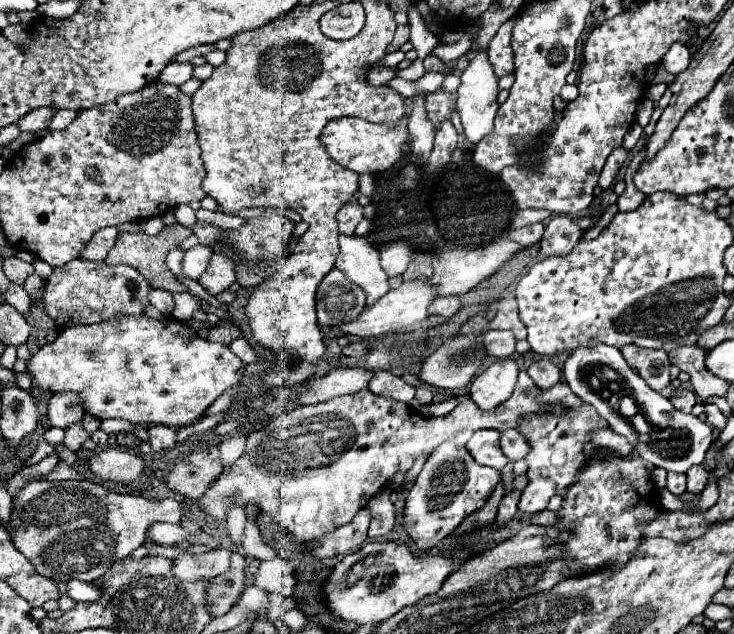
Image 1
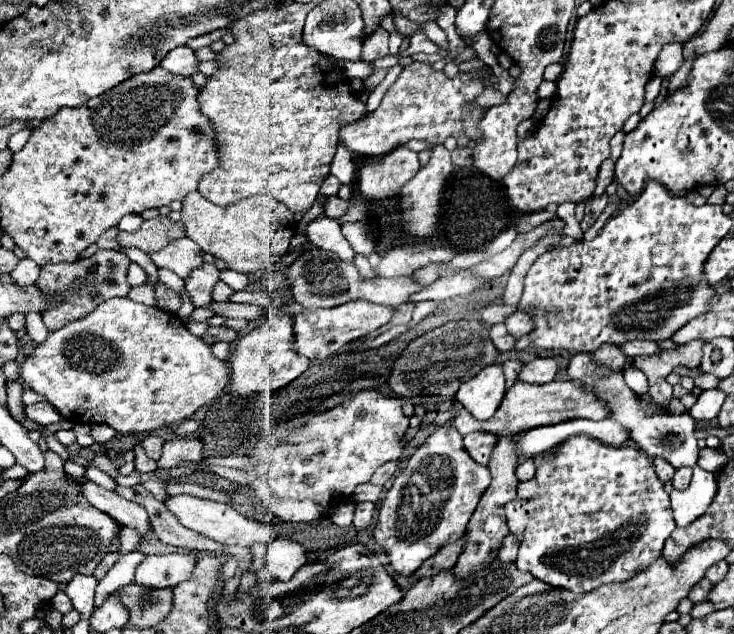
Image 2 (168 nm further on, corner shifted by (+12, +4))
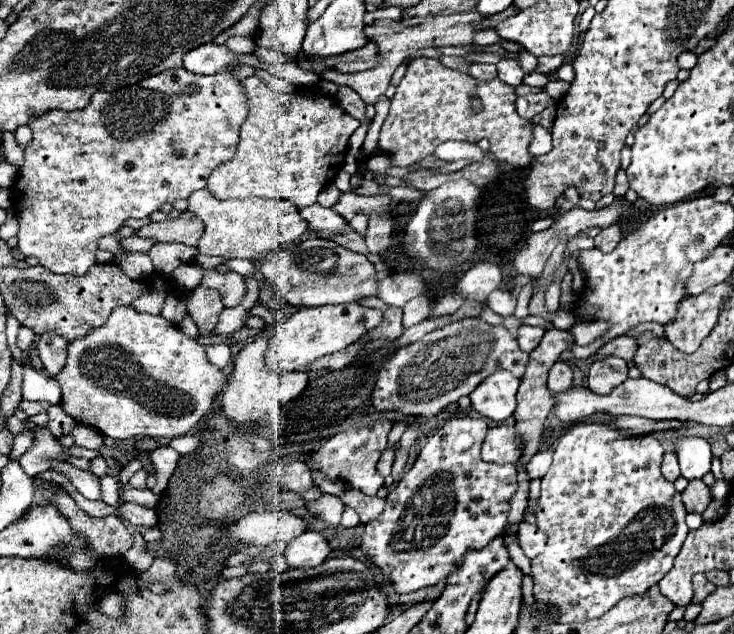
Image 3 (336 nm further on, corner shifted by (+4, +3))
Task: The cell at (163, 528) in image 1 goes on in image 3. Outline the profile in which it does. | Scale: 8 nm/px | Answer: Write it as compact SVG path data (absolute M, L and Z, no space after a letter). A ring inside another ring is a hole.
M52 462L52 468L62 472L84 498L100 500L100 480L94 474L84 472L84 470L76 468L76 466L68 464L68 462L64 462L64 464L62 462Z

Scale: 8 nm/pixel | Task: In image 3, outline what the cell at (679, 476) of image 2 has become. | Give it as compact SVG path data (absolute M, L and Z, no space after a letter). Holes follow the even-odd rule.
M692 480L686 490L682 492L682 502L686 506L686 512L702 514L710 504L710 492L702 480Z

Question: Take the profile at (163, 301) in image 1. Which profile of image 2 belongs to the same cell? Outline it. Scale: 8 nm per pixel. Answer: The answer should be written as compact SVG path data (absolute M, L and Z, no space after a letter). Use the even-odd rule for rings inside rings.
M130 263L130 267L128 267L128 283L130 283L132 287L146 285L146 283L148 283L148 275L146 275L146 271L144 271L140 265Z

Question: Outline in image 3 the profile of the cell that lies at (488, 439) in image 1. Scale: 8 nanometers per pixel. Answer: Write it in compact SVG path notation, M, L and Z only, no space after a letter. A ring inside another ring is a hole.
M494 426L488 430L488 436L482 444L482 460L492 464L516 462L524 450L524 442L516 428Z

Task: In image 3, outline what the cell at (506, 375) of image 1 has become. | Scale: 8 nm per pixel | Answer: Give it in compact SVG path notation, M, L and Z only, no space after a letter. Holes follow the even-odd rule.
M494 372L470 394L472 408L492 422L504 422L516 410L520 380L510 372Z

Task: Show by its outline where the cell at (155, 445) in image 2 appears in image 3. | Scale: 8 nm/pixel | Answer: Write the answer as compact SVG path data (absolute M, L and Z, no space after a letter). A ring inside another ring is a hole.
M160 446L150 452L150 462L156 470L156 486L152 488L154 494L162 494L168 486L168 480L172 478L176 464L178 464L178 452L170 446Z

